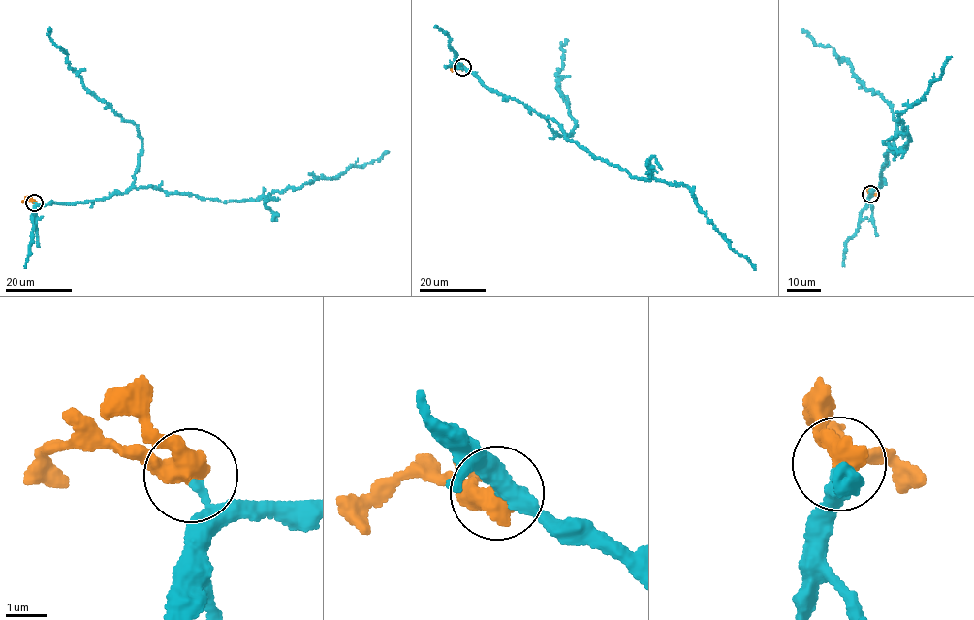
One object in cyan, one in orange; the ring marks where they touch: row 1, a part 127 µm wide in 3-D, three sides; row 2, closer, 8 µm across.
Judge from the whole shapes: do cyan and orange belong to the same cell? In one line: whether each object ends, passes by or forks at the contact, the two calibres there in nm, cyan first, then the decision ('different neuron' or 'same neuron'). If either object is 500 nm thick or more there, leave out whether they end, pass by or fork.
200/650 nm | same neuron

